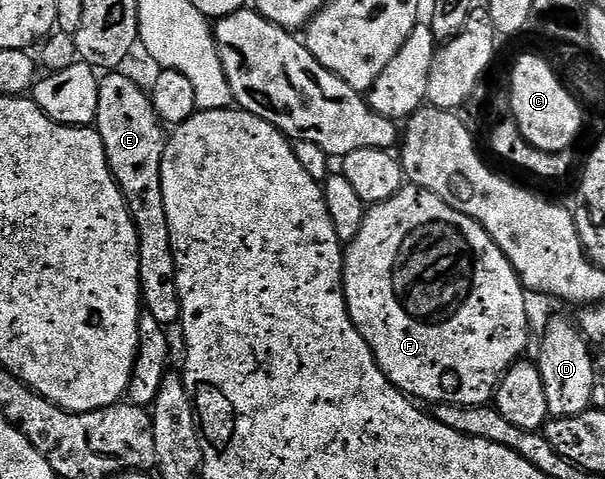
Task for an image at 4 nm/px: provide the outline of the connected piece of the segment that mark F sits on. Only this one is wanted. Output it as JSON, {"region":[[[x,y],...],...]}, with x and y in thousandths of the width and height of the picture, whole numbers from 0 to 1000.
{"region":[[[669,388],[658,397],[658,405],[651,405],[651,413],[638,413],[638,422],[625,422],[603,441],[595,484],[574,511],[569,528],[569,620],[579,664],[592,697],[605,706],[605,722],[612,722],[623,764],[635,775],[650,806],[689,837],[714,835],[716,846],[762,843],[765,852],[805,846],[818,829],[826,793],[838,781],[840,768],[858,754],[873,727],[874,620],[850,555],[843,555],[836,530],[830,530],[826,516],[815,505],[810,489],[803,489],[795,468],[750,438],[742,426],[731,422],[724,405],[711,405],[711,397],[702,392]]]}

